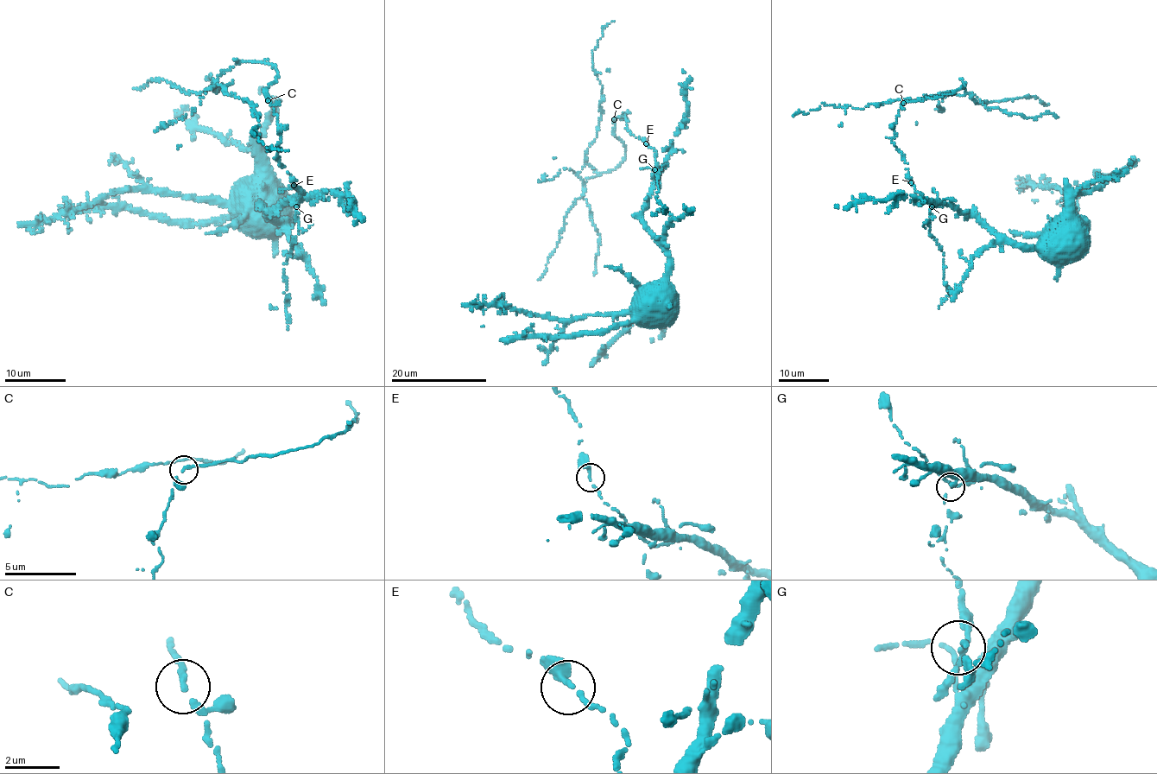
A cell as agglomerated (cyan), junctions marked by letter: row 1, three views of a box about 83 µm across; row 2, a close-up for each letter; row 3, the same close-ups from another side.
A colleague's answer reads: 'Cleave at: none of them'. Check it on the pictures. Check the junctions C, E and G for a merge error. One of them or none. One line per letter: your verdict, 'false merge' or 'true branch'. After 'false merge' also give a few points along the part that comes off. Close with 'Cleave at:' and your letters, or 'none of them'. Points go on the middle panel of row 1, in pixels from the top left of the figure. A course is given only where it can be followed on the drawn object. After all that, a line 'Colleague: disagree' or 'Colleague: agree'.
C: false merge | (614, 120), (624, 160), (584, 185), (578, 174), (603, 112), (593, 50), (602, 30), (615, 21)
E: true branch
G: true branch
Cleave at: C
Colleague: disagree

